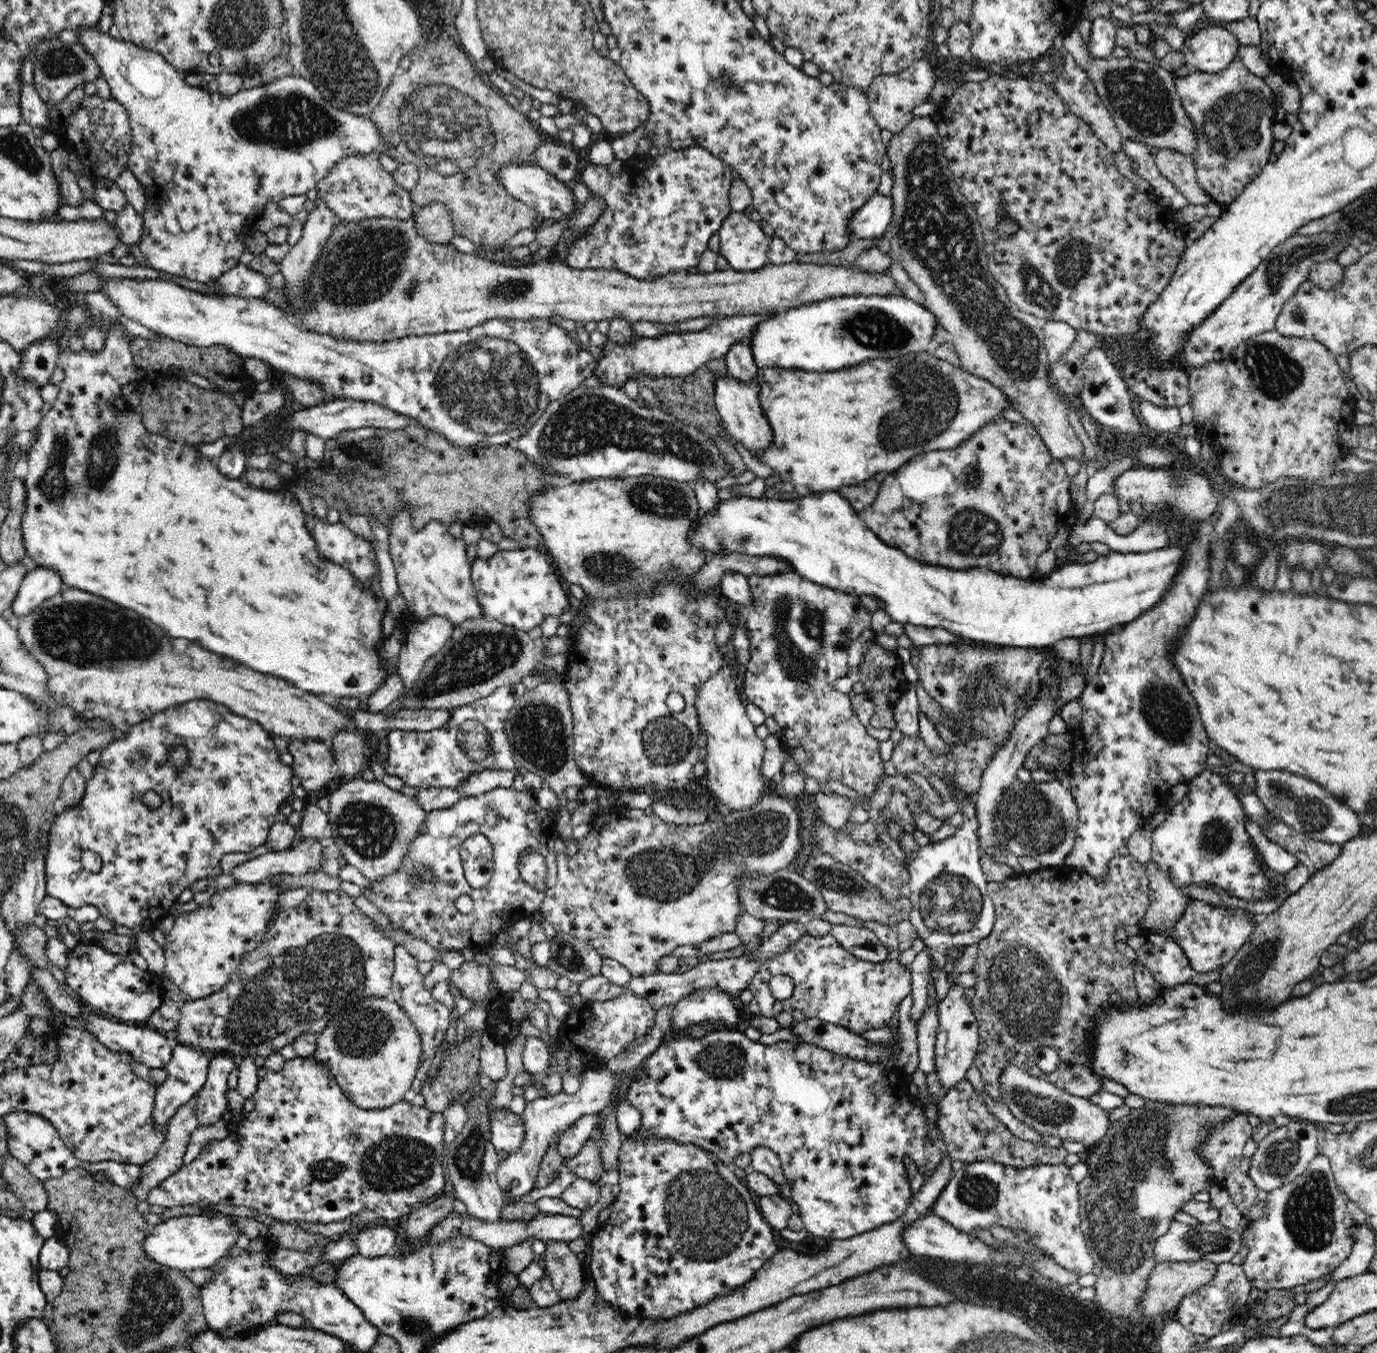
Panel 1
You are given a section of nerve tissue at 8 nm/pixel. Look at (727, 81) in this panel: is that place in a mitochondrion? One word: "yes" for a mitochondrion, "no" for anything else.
yes

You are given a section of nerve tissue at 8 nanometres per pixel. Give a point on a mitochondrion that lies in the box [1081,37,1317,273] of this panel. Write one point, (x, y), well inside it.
(1138, 96)

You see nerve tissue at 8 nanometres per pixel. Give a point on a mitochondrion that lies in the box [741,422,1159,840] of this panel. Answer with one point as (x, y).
(799, 628)

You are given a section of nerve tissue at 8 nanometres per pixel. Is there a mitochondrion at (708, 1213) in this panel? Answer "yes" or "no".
yes

